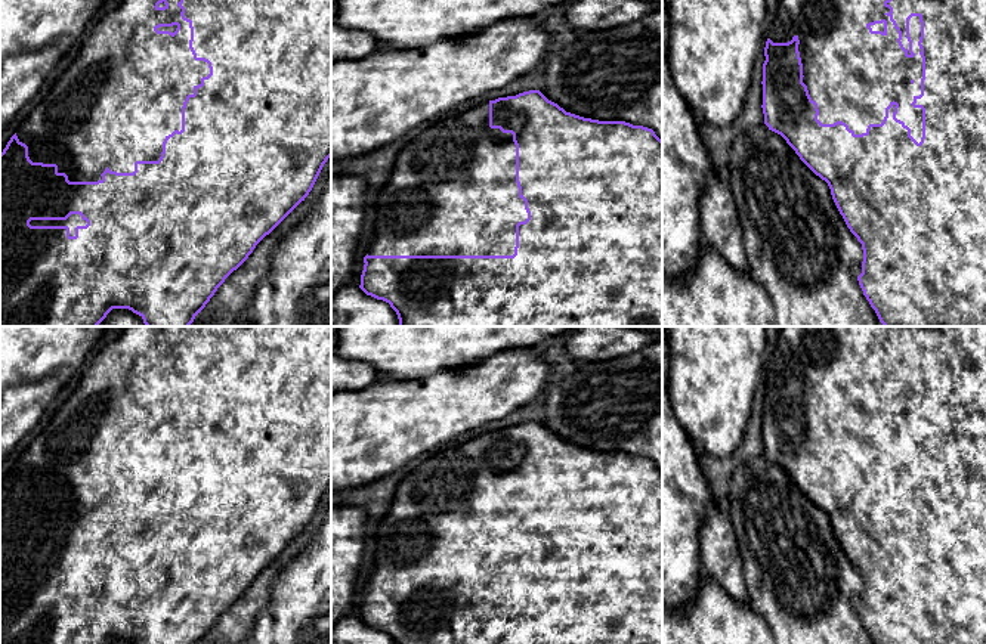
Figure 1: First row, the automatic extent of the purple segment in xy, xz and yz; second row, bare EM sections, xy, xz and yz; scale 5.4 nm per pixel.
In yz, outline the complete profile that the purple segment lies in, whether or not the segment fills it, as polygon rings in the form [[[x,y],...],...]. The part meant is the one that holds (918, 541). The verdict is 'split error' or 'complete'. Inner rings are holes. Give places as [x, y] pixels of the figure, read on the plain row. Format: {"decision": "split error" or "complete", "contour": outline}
{"decision": "split error", "contour": [[[782,326],[766,368],[761,412],[764,455],[781,465],[800,490],[828,514],[847,558],[862,575],[863,592],[857,612],[875,644],[986,644],[986,326]]]}

